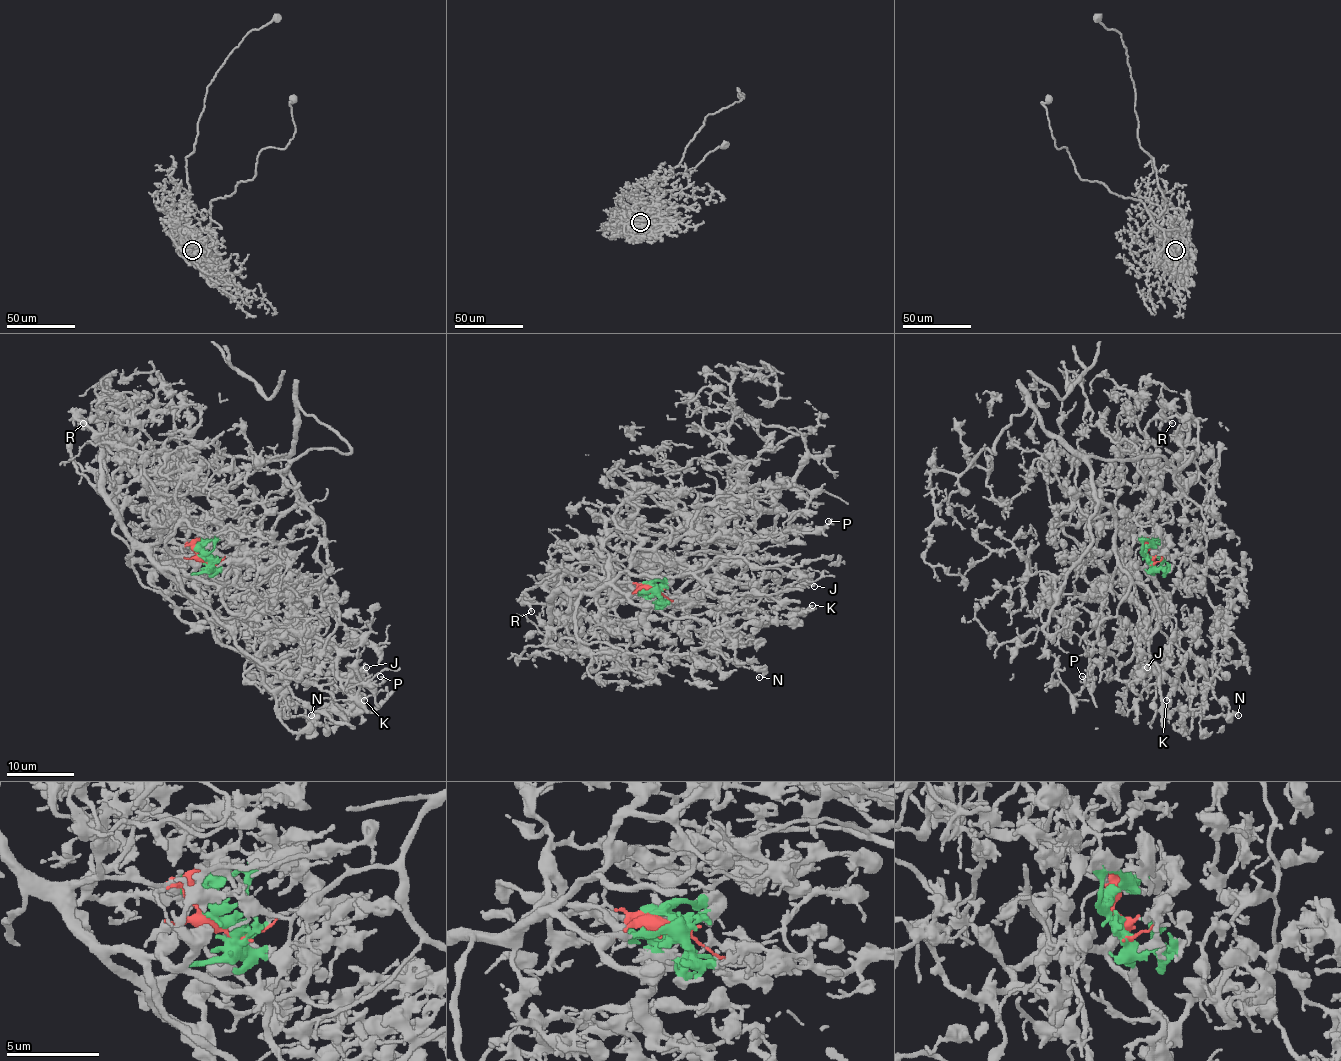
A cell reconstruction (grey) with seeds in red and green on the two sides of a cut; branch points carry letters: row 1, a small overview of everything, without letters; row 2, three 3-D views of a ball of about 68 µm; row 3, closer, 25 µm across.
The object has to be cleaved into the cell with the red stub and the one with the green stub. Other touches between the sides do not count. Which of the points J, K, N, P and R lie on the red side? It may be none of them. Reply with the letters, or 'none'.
P

